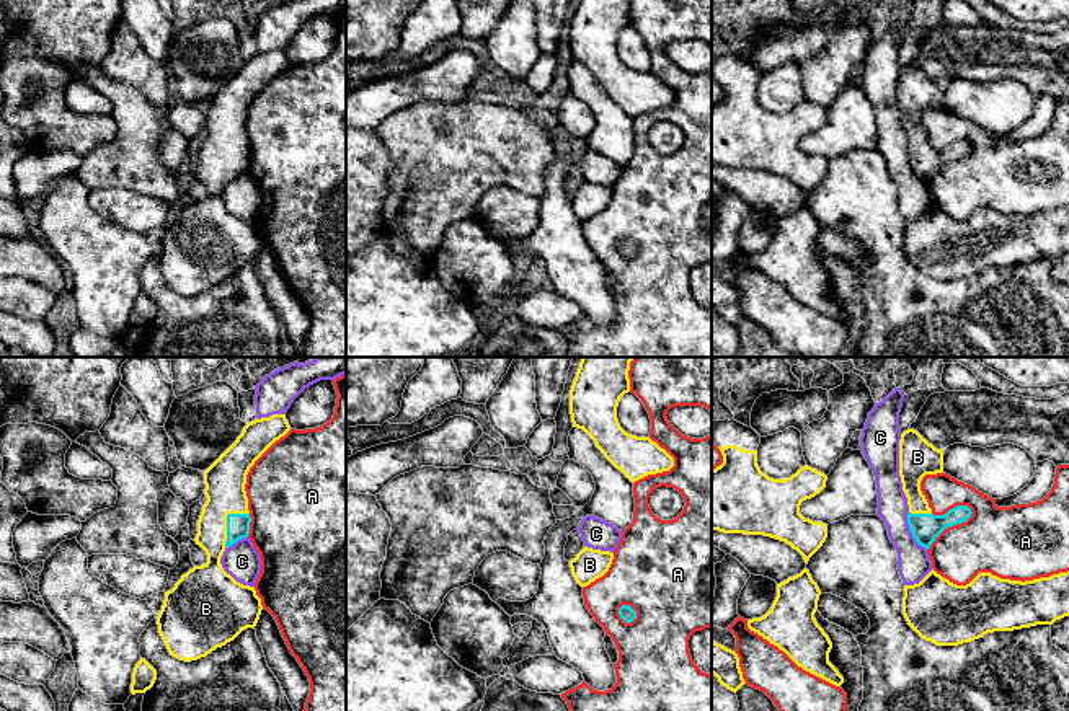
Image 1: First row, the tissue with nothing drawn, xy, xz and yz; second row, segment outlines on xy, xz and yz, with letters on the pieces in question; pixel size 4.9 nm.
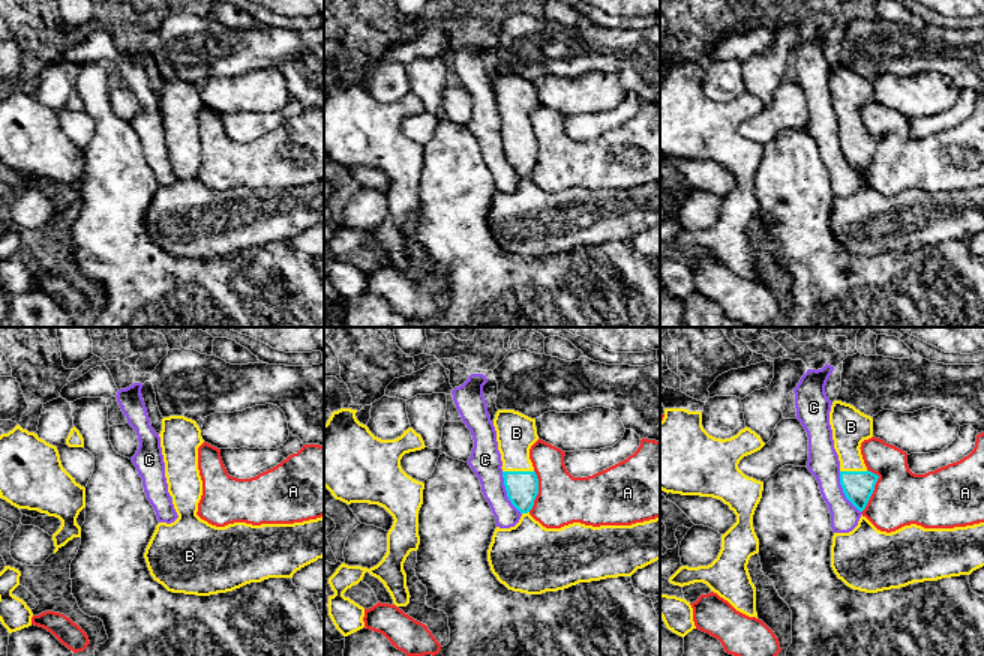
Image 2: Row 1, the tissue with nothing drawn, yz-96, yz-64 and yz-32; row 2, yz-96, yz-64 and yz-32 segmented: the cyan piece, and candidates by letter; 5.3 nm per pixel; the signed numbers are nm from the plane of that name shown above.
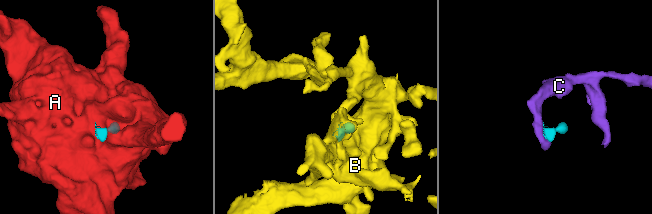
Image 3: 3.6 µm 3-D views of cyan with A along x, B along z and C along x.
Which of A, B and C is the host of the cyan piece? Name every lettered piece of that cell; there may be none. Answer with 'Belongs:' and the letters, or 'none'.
Belongs: B

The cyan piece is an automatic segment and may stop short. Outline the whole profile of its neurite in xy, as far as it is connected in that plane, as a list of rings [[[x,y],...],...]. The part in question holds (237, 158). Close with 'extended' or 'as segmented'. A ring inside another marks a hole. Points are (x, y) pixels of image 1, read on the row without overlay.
[[[286,49],[246,57],[237,75],[204,106],[207,132],[194,173],[207,197],[194,201],[165,227],[157,251],[170,290],[191,297],[255,263],[263,240],[255,222],[237,217],[220,199],[224,186],[250,168],[245,126],[255,96],[291,65]]] | extended

